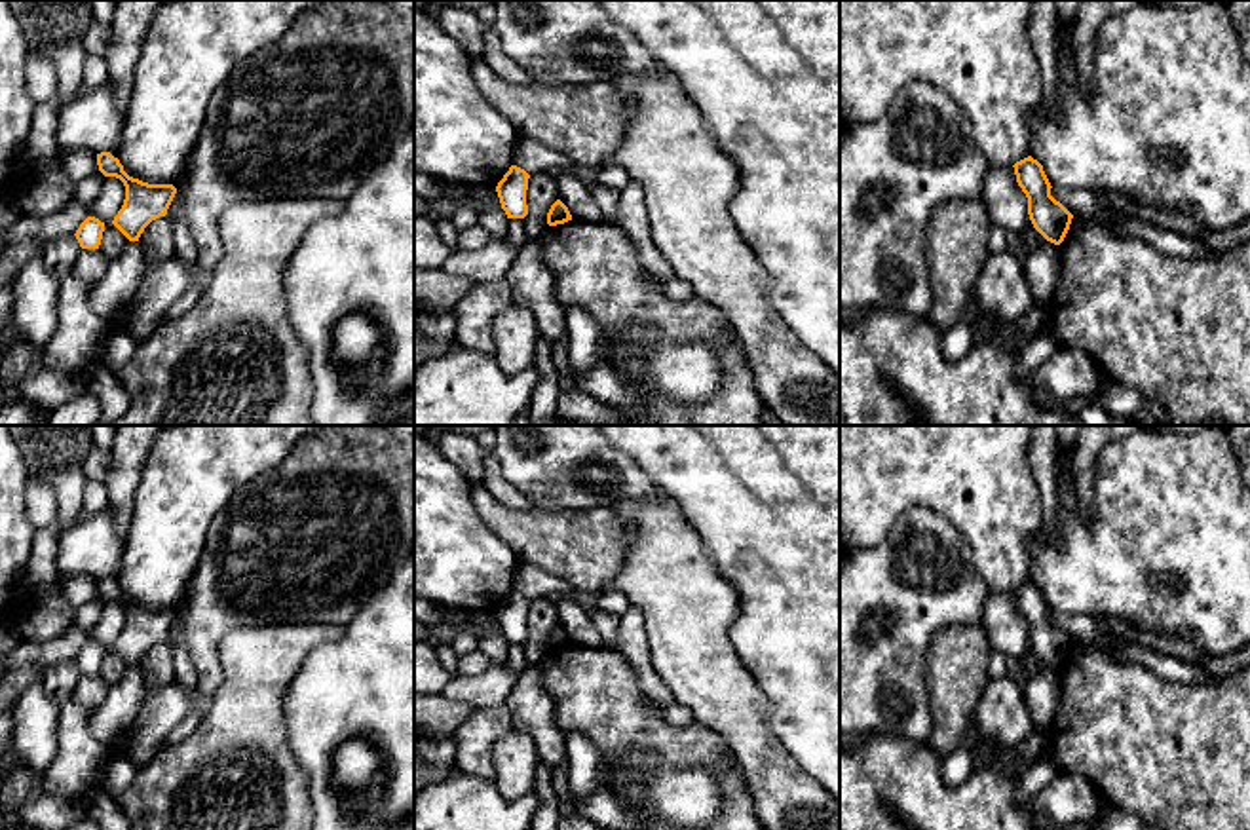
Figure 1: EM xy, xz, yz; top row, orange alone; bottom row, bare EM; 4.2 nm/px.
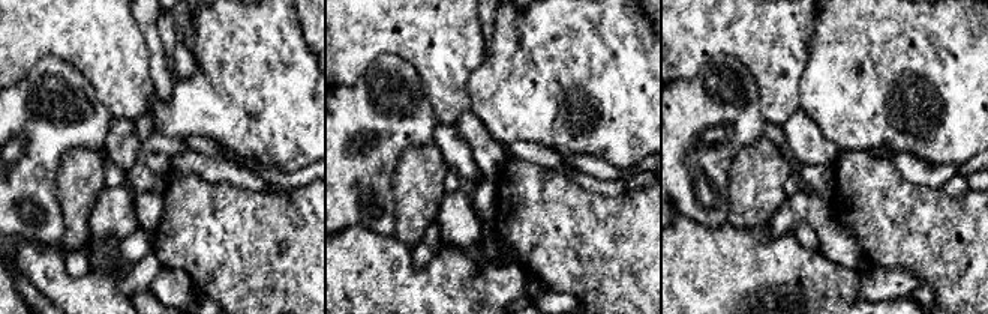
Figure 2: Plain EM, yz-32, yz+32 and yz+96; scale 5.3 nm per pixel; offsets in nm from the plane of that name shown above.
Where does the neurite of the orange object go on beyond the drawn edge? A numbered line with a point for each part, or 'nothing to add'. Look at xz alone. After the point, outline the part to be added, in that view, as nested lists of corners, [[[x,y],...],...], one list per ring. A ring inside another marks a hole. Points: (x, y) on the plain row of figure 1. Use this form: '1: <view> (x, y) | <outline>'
nothing to add

